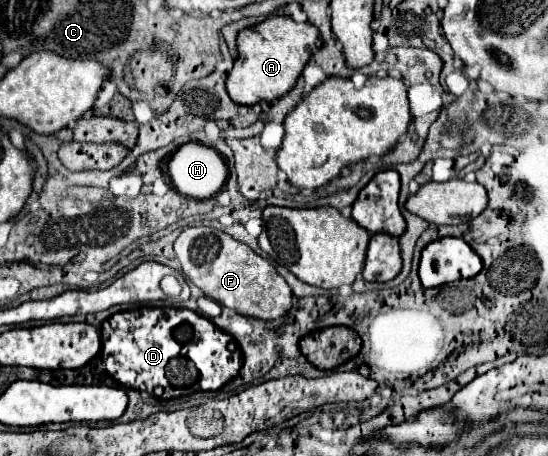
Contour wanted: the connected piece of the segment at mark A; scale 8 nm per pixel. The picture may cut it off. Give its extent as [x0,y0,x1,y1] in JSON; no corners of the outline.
[226,17,318,105]

